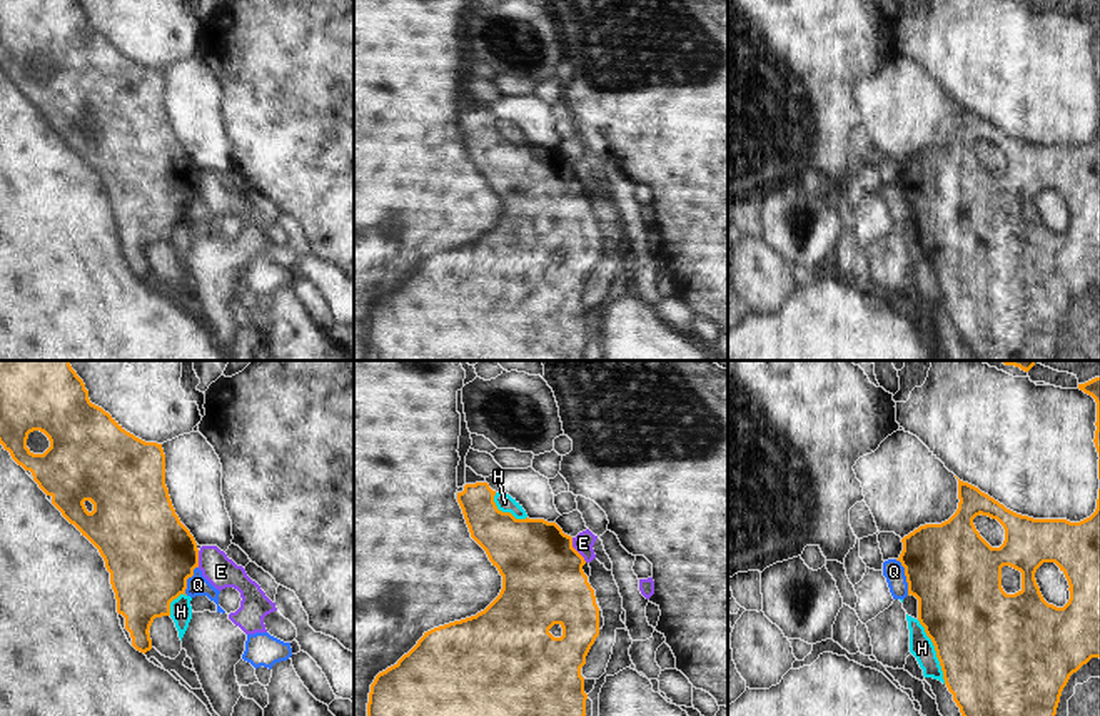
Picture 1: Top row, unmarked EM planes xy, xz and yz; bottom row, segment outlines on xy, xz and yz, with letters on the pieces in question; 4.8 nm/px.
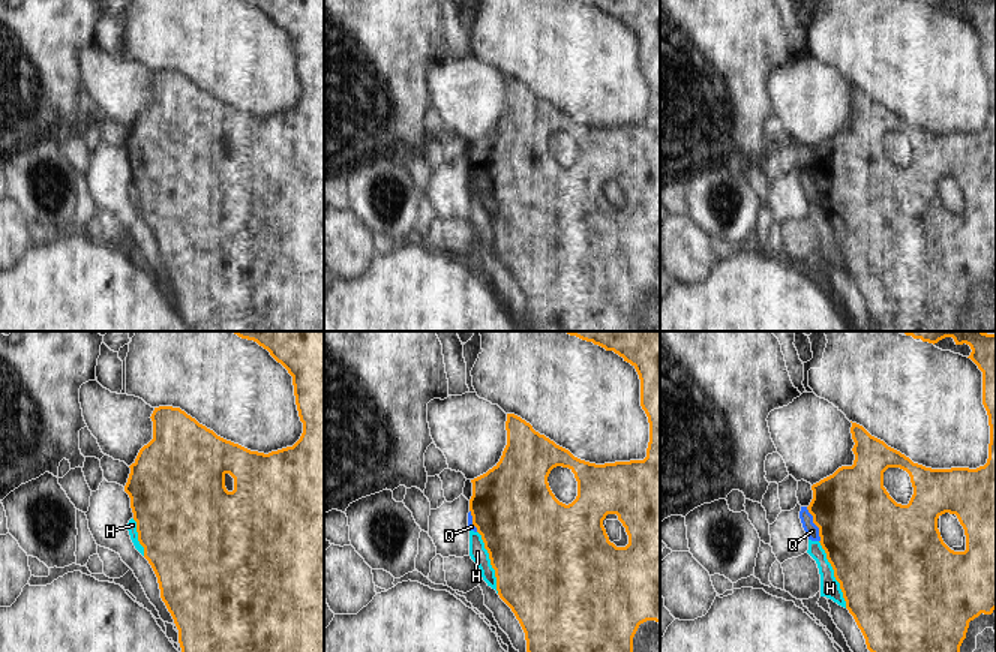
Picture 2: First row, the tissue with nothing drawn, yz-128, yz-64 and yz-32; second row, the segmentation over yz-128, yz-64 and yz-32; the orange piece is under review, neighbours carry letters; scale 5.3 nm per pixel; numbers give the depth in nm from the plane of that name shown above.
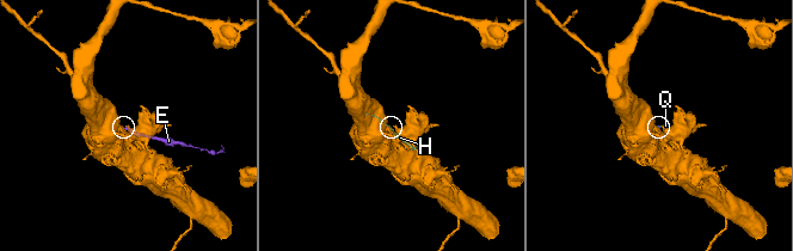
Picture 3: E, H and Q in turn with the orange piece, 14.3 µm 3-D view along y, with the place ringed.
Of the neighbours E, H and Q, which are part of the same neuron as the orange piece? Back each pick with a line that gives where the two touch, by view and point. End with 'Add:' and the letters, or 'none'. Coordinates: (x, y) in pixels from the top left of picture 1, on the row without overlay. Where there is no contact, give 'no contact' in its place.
Add: none

